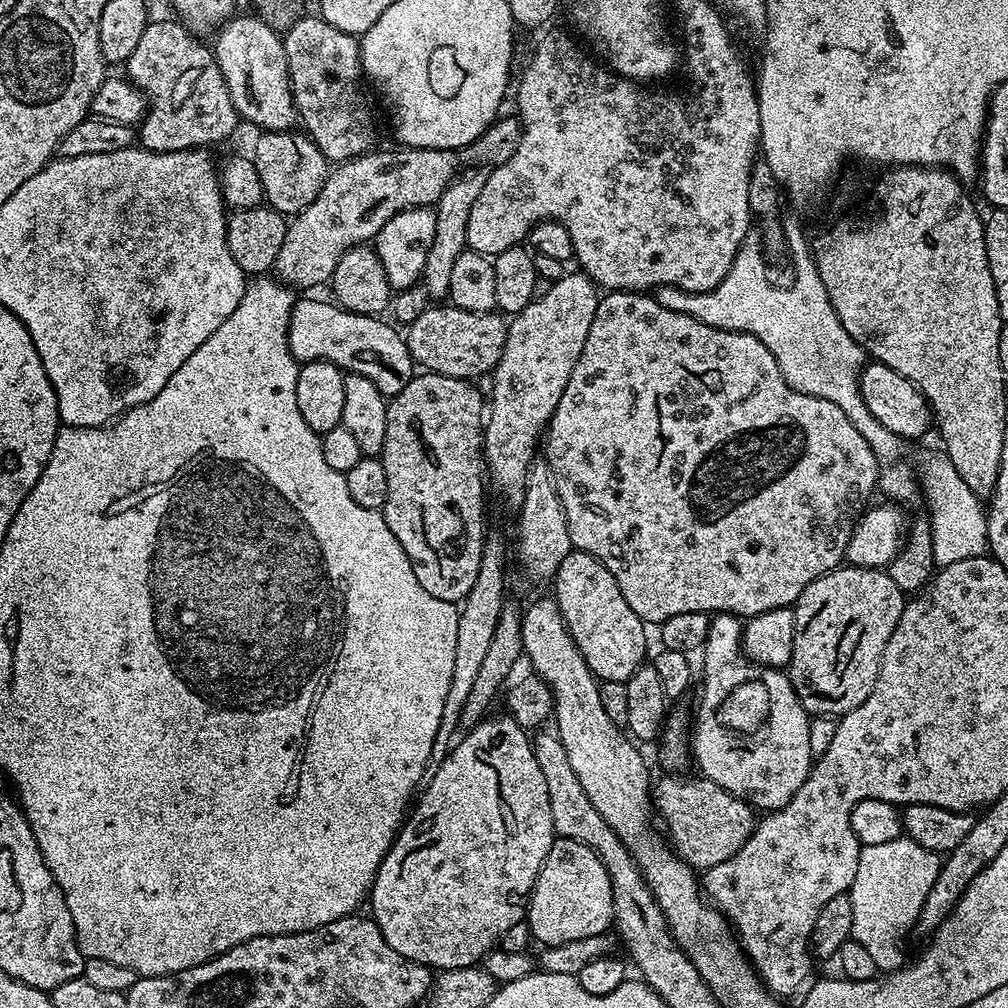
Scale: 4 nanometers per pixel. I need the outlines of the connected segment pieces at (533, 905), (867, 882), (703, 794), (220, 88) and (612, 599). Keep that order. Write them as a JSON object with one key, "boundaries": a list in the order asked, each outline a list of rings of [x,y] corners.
{"boundaries":[[[[553,839],[526,909],[533,941],[549,946],[602,935],[613,927],[613,914],[614,896],[609,875],[594,850],[577,840]]],[[[901,834],[894,842],[878,842],[878,846],[863,846],[858,854],[858,874],[854,874],[854,882],[848,889],[850,906],[854,910],[854,926],[851,939],[866,946],[870,958],[874,958],[877,969],[881,973],[896,972],[904,967],[904,939],[911,928],[917,927],[920,911],[934,886],[940,873],[942,856],[939,852],[926,850],[926,846],[918,846],[918,842]]],[[[680,774],[664,775],[668,776],[657,784],[655,781],[651,793],[655,815],[659,823],[660,820],[664,823],[663,831],[672,851],[693,870],[707,870],[734,858],[756,829],[758,816],[752,805],[709,780],[683,780]]],[[[153,19],[146,30],[142,30],[142,38],[126,62],[127,79],[147,96],[147,112],[138,124],[138,144],[151,152],[181,152],[187,148],[213,146],[218,140],[226,139],[238,122],[236,107],[213,49],[204,45],[200,41],[203,39],[189,31],[179,19],[171,19]]],[[[574,550],[562,558],[562,566],[558,566],[554,577],[555,584],[555,602],[592,675],[600,682],[628,680],[630,674],[645,663],[648,636],[644,633],[644,621],[630,610],[630,606],[626,606],[626,598],[622,598],[622,590],[618,590],[614,574],[610,574],[598,558]]]]}

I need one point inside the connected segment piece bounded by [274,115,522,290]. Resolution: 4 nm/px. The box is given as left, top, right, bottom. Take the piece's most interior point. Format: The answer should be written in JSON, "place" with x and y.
{"place":[360,195]}

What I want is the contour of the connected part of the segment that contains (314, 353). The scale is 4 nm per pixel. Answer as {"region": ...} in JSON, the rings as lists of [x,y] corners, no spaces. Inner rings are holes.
{"region":[[[297,299],[288,323],[288,345],[292,356],[298,362],[328,360],[345,373],[370,378],[385,398],[396,396],[414,375],[414,361],[407,339],[401,333],[399,336],[380,316],[348,312],[328,300]]]}

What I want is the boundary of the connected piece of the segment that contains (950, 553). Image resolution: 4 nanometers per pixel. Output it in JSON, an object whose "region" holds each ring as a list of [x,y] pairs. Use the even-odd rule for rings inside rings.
{"region":[[[937,454],[937,456],[932,456],[925,462],[924,496],[928,499],[928,513],[926,513],[926,516],[932,527],[933,558],[937,565],[943,566],[954,562],[962,562],[962,558],[983,556],[989,551],[988,517],[985,505],[982,503],[981,497],[974,495],[970,490],[970,486],[966,486],[966,482],[962,482],[958,470],[954,470],[954,462],[950,462],[947,456]]]}

